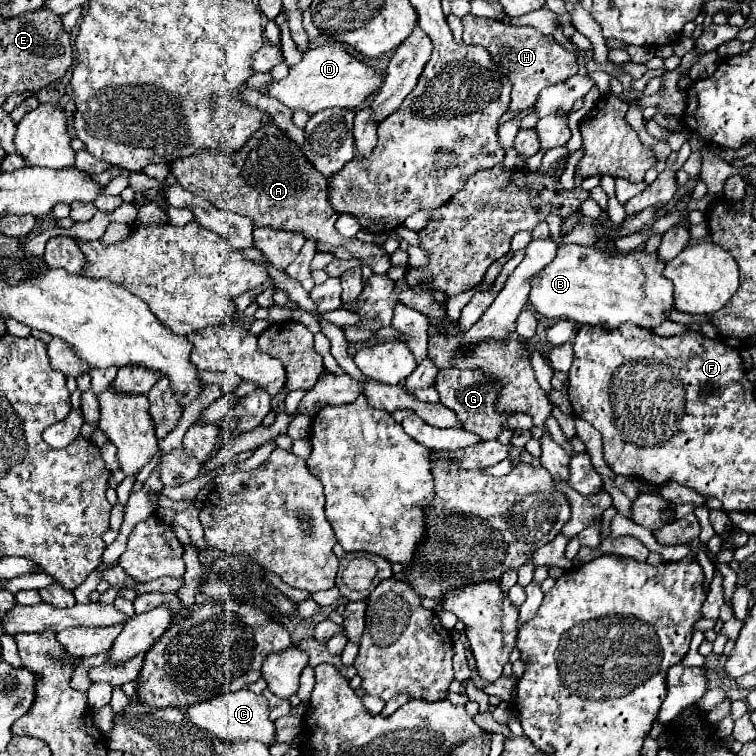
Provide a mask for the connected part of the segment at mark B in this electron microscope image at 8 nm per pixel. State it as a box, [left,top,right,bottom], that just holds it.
[527,245,673,329]

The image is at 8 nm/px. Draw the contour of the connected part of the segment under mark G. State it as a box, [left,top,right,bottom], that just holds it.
[435,369,513,441]

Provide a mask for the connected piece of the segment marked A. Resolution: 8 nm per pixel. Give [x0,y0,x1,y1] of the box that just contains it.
[171,121,391,275]

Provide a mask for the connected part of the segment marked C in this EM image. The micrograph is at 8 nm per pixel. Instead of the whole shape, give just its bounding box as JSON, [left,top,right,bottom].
[183,689,275,745]

